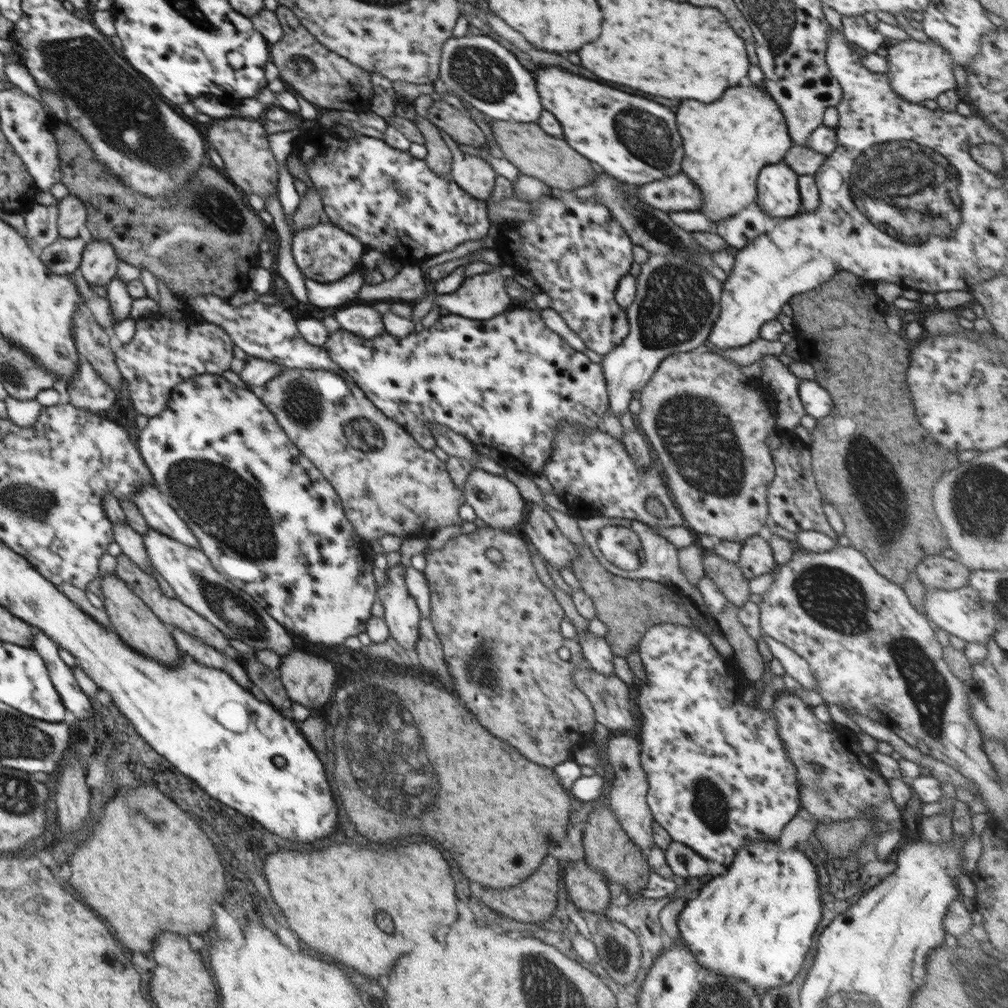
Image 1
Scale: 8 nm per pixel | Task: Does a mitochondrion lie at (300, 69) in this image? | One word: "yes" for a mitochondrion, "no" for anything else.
yes

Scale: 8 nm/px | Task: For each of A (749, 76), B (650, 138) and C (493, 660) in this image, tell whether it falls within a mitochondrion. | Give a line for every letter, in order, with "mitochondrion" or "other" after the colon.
A: other
B: mitochondrion
C: mitochondrion

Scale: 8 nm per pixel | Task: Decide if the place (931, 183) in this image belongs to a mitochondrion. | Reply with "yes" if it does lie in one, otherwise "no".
yes

